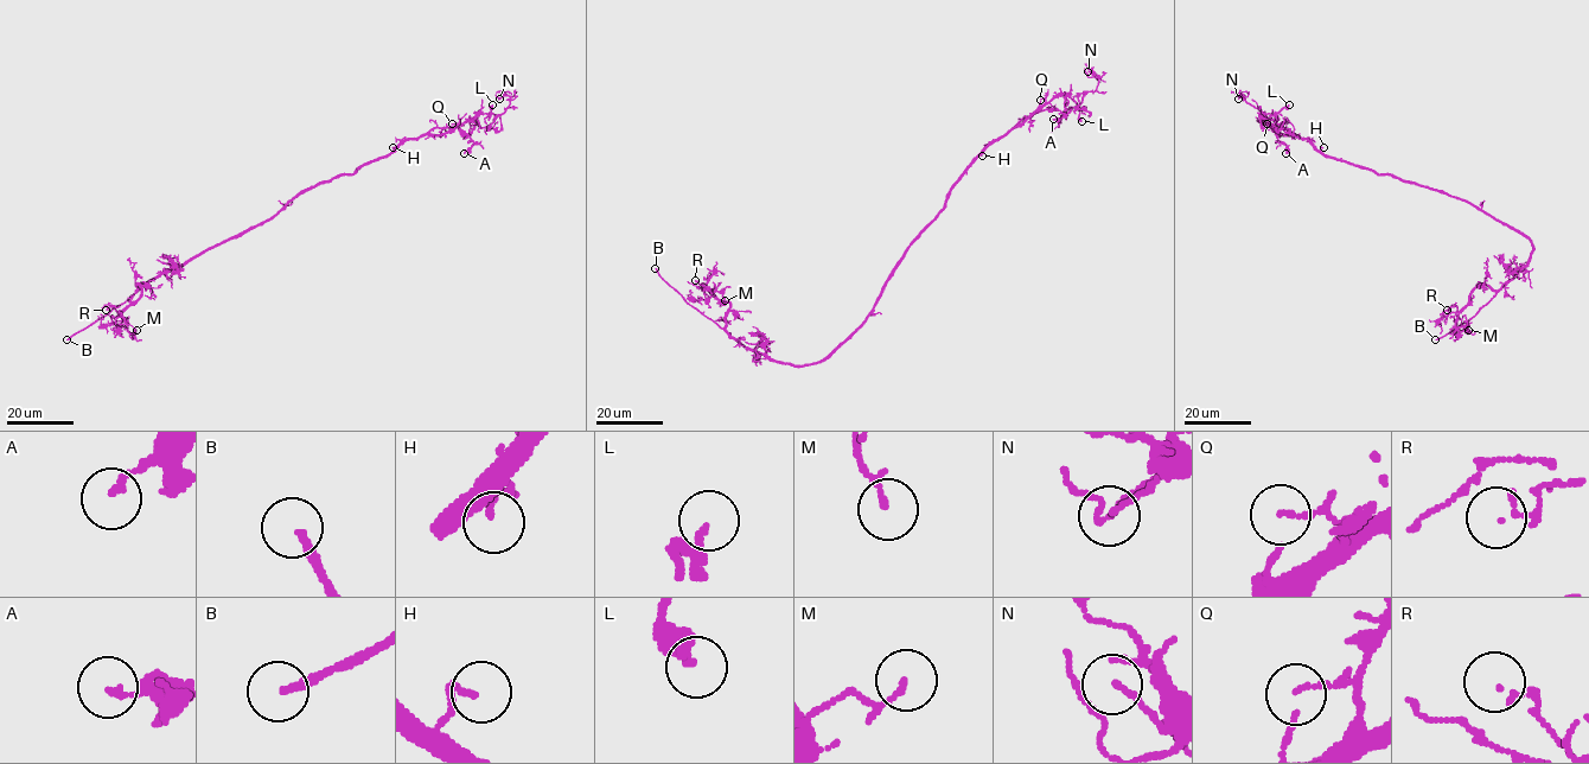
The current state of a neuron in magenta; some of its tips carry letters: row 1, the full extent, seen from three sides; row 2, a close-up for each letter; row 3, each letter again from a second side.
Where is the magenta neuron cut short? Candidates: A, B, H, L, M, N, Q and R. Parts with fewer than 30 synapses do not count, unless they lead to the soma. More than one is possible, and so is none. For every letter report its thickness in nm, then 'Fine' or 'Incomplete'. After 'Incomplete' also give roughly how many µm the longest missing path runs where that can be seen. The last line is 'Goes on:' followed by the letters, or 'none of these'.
A: Thickness 130 nm. Fine
B: Thickness 200 nm. Incomplete. Missing length about 30 µm
H: Thickness 80 nm. Fine
L: Thickness 220 nm. Fine
M: Thickness 140 nm. Fine
N: Thickness 130 nm. Fine
Q: Thickness 110 nm. Fine
R: Thickness 100 nm. Fine
Goes on: B

